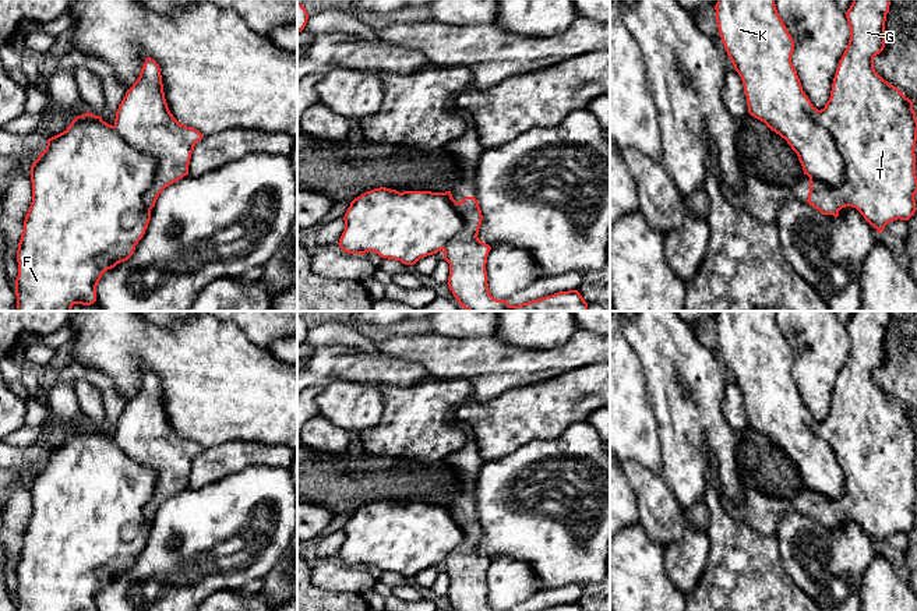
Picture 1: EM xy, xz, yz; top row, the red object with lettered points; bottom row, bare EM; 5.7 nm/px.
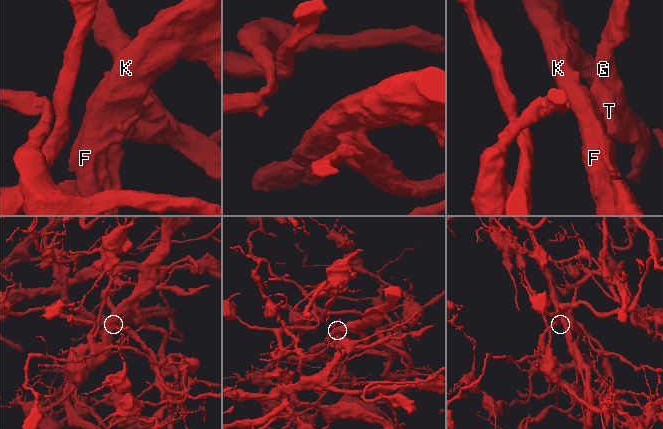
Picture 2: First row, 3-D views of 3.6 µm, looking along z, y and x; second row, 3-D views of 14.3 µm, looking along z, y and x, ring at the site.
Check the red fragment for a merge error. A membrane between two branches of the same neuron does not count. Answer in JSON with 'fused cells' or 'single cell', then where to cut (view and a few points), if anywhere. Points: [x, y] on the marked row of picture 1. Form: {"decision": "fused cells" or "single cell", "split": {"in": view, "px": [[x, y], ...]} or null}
{"decision": "fused cells", "split": {"in": "yz", "px": [[818, 110], [818, 122], [843, 161], [845, 180], [839, 187]]}}

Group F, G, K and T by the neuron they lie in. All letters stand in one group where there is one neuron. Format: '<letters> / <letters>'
F K / G T

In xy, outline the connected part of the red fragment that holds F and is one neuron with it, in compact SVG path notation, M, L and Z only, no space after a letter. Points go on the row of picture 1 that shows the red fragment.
M89 112L77 116L66 131L49 138L46 149L31 166L32 202L17 250L15 311L71 311L74 304L94 304L102 275L127 261L145 234L151 209L142 195L152 186L156 170L156 159L151 153L130 145L113 126Z

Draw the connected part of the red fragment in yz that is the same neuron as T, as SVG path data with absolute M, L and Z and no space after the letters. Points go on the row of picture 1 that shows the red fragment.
M853 0L844 13L849 28L849 45L839 60L833 78L830 98L818 113L818 123L833 137L833 141L843 156L846 180L840 187L832 187L823 181L810 179L807 202L822 215L835 215L842 208L856 208L864 219L884 232L892 220L909 220L916 212L917 176L916 176L916 141L917 119L913 102L902 91L885 81L874 68L874 57L885 47L885 21L889 13L890 0Z

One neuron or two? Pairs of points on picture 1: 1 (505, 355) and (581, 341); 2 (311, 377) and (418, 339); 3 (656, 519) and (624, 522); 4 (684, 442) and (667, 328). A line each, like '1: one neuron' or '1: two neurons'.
1: one neuron
2: two neurons
3: two neurons
4: one neuron

